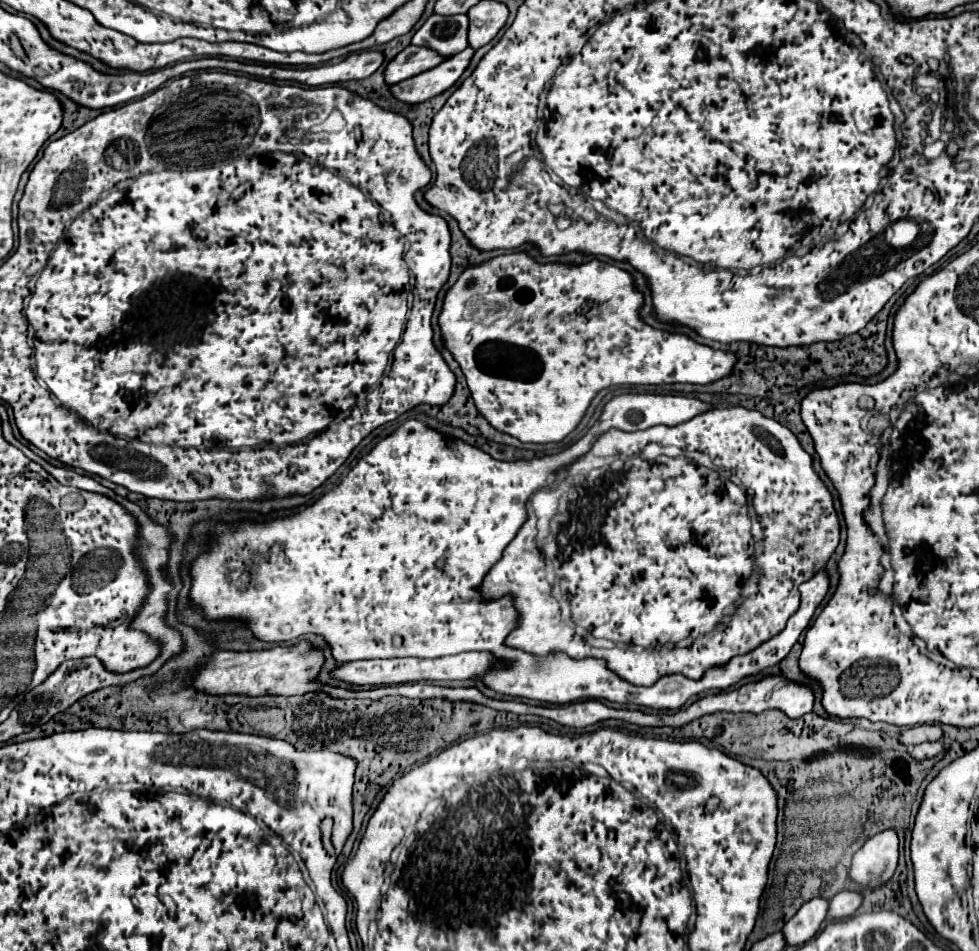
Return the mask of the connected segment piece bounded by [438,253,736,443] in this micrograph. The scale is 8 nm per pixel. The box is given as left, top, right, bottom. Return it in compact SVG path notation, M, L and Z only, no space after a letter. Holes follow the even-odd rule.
M512 253L468 267L448 289L438 321L446 347L460 363L472 399L490 425L522 443L550 443L564 439L576 429L592 397L604 387L616 383L706 385L732 371L736 363L732 353L700 345L682 333L670 333L642 323L638 309L643 300L643 294L634 291L632 277L626 271L598 259L580 267L560 263L538 265L526 253ZM498 291L506 293L506 297L498 301L498 309L494 309L496 305L490 303L486 295Z

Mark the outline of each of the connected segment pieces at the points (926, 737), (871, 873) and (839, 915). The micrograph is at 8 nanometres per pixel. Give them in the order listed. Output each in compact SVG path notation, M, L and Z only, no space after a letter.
M916 725L904 729L898 735L898 741L906 747L914 747L924 741L936 741L936 739L942 739L942 729L938 725Z
M892 829L870 837L854 855L848 877L862 885L876 889L890 881L898 865L898 835Z
M842 891L836 893L830 901L828 901L828 917L832 919L844 919L850 917L862 903L862 895L856 891Z

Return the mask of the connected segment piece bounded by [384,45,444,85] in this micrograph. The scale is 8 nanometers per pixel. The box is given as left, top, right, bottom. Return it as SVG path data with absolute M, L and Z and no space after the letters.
M408 45L404 51L400 51L384 69L384 81L388 85L400 83L408 77L414 77L438 63L442 63L444 59L440 55L436 55L436 51L428 51L416 45Z

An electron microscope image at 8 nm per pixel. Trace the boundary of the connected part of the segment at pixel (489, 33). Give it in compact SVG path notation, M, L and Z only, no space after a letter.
M480 1L466 13L470 19L468 41L472 49L486 45L504 27L508 19L508 7L500 1Z

